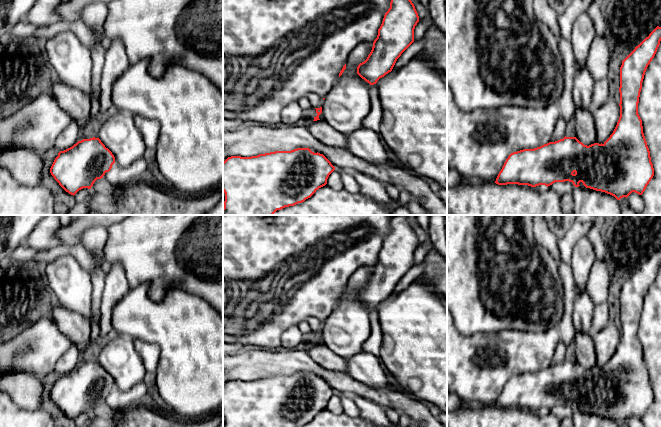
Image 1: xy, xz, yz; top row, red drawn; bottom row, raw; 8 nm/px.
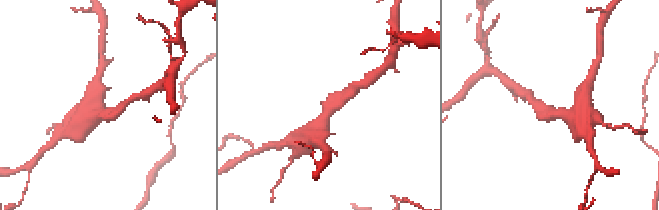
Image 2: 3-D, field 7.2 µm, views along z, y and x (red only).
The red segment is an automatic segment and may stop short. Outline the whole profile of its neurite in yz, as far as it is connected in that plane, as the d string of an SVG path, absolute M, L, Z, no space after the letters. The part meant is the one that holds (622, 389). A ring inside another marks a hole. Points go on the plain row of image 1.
M657 250L635 273L622 285L620 291L620 341L610 361L602 368L594 367L584 369L576 361L564 361L555 366L549 366L534 373L523 373L511 377L506 383L495 407L498 409L518 408L536 411L539 409L550 410L555 406L572 406L579 411L582 406L586 412L605 416L617 424L628 421L632 416L642 419L647 409L654 400L650 375L643 357L642 344L638 338L638 327L642 306L646 293L654 282L661 265L661 251Z

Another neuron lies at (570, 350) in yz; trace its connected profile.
M574 339L570 343L570 345L566 348L566 361L576 361L575 357L575 341Z

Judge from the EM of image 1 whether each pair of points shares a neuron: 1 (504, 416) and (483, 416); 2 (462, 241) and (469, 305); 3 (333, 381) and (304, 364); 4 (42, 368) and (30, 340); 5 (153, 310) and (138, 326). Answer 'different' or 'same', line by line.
1: same
2: same
3: same
4: same
5: same

